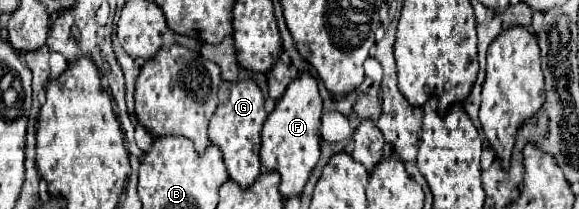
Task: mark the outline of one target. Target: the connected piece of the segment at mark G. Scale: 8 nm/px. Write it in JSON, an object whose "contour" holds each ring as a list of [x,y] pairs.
{"contour":[[[250,77],[232,83],[224,81],[222,89],[218,89],[218,107],[208,123],[208,137],[222,149],[230,179],[242,187],[252,185],[260,175],[260,131],[266,115],[262,89]]]}

